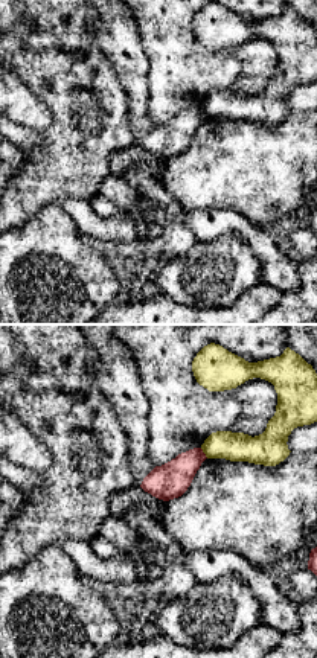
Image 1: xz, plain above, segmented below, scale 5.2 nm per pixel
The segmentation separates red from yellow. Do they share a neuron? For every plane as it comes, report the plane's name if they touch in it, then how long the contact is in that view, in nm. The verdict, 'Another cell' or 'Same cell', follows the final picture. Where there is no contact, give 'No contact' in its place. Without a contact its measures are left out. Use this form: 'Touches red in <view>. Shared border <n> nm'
Touches red in xz. Shared border 70 nm

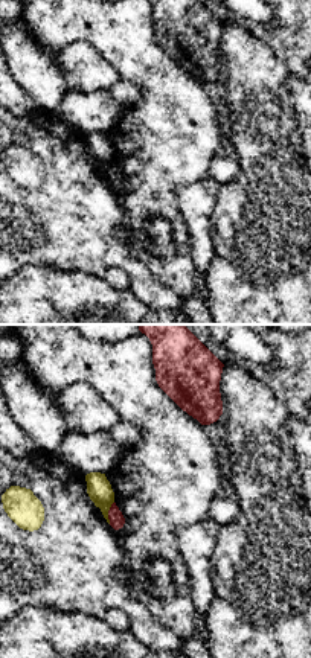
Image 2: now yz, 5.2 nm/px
Touches red in yz. Shared border 120 nm

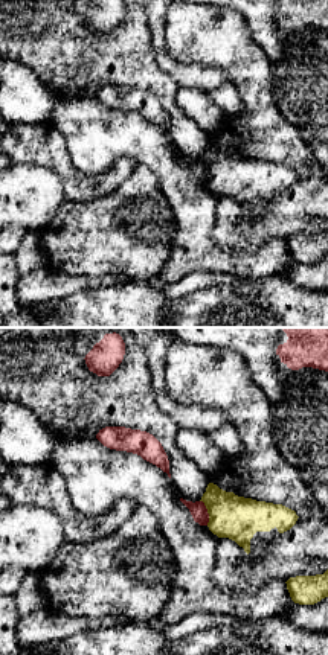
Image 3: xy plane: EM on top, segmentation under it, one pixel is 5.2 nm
Touches red in xy. Shared border 140 nm

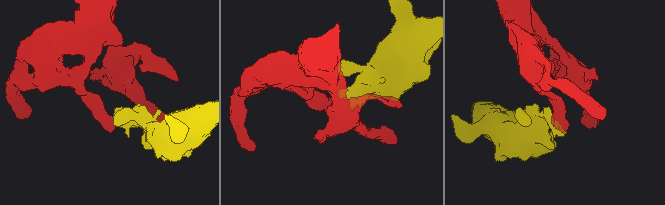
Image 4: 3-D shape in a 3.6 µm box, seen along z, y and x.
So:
Another cell

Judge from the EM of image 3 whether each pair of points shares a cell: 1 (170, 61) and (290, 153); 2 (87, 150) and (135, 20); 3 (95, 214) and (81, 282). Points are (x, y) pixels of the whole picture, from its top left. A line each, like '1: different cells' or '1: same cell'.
1: different cells
2: different cells
3: different cells

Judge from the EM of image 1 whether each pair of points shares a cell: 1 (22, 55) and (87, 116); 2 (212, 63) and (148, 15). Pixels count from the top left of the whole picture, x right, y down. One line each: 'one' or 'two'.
1: two
2: one

